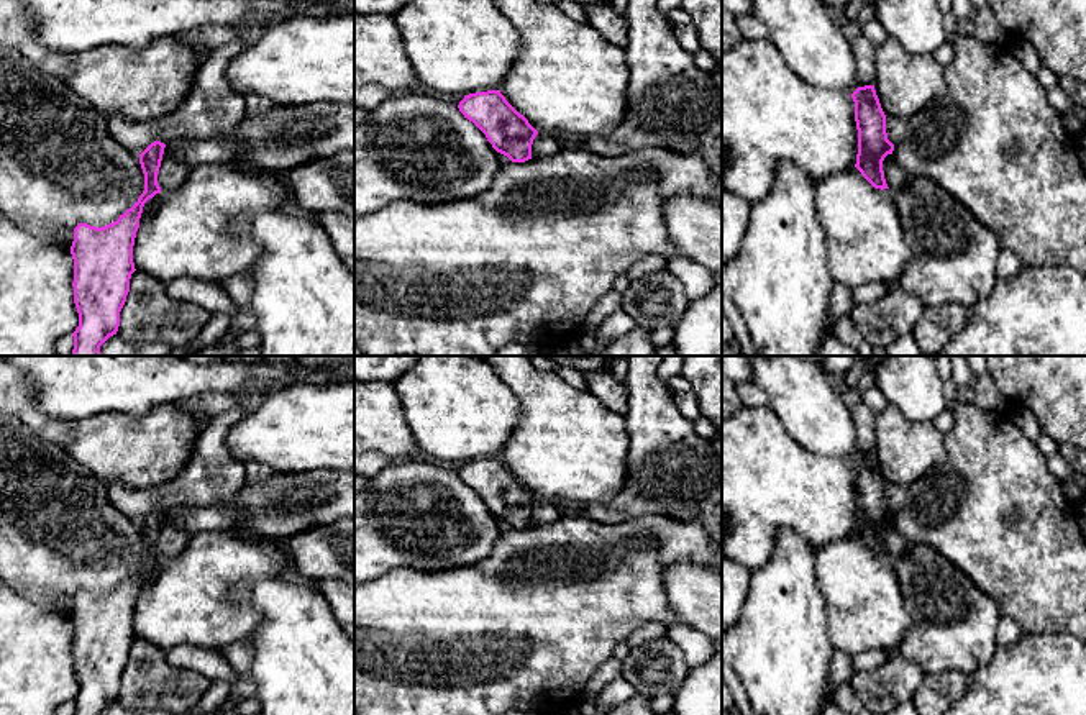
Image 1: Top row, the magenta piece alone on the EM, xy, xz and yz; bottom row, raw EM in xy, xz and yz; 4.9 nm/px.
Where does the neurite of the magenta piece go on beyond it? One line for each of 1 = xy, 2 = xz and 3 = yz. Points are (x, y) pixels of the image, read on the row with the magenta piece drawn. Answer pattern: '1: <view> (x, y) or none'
1: none
2: none
3: none

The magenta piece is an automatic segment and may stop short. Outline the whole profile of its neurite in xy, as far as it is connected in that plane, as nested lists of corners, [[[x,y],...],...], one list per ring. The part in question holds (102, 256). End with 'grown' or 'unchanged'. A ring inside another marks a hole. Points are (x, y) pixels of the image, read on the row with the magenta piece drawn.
[[[154,141],[139,154],[144,192],[131,208],[107,226],[79,223],[74,228],[71,254],[79,326],[72,333],[71,356],[100,356],[100,346],[118,331],[120,312],[130,292],[131,274],[136,271],[133,246],[143,207],[161,194],[157,174],[164,148],[164,143]]]; unchanged

